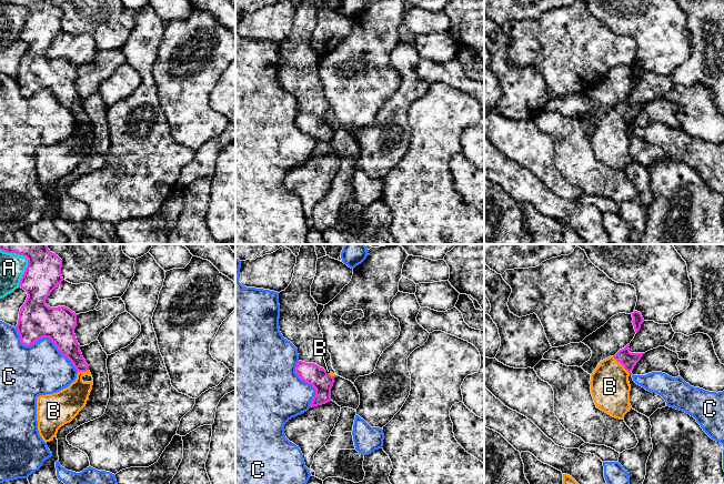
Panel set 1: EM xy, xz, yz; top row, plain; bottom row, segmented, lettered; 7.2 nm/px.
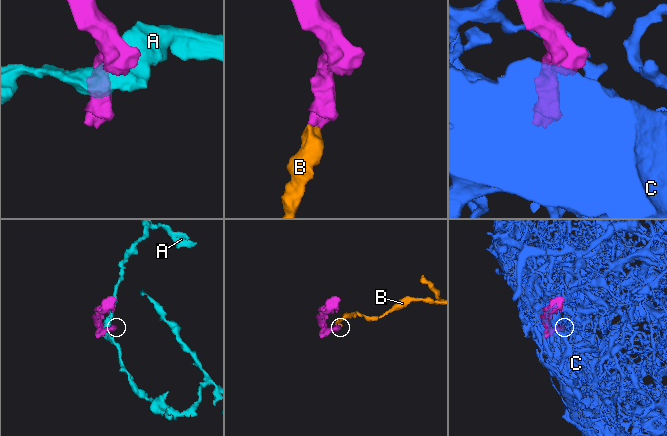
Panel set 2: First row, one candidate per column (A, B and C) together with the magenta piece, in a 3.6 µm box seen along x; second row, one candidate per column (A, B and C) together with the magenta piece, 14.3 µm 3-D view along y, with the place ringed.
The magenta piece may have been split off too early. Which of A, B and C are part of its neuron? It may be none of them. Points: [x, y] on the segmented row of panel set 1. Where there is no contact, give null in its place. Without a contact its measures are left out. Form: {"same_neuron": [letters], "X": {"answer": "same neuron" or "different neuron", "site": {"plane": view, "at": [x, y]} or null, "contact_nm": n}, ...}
{"same_neuron": ["B"], "A": {"answer": "different neuron", "site": {"plane": "xy", "at": [28, 260]}, "contact_nm": 320}, "B": {"answer": "same neuron", "site": {"plane": "yz", "at": [621, 363]}, "contact_nm": 180}, "C": {"answer": "different neuron", "site": {"plane": "xy", "at": [44, 336]}, "contact_nm": 550}}

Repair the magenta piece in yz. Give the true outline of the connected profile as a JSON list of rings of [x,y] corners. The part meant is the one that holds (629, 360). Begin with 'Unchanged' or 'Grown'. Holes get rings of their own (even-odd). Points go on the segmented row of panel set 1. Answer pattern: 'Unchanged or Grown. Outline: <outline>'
Grown. Outline: [[[627,344],[614,356],[600,362],[591,374],[591,393],[597,409],[623,420],[630,404],[630,373],[644,353],[631,353]]]

